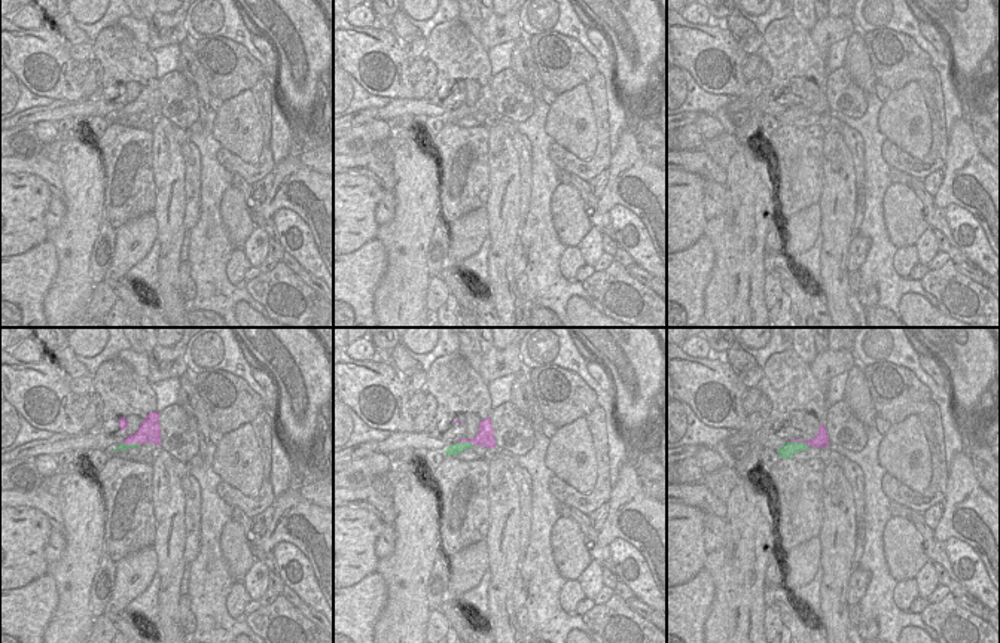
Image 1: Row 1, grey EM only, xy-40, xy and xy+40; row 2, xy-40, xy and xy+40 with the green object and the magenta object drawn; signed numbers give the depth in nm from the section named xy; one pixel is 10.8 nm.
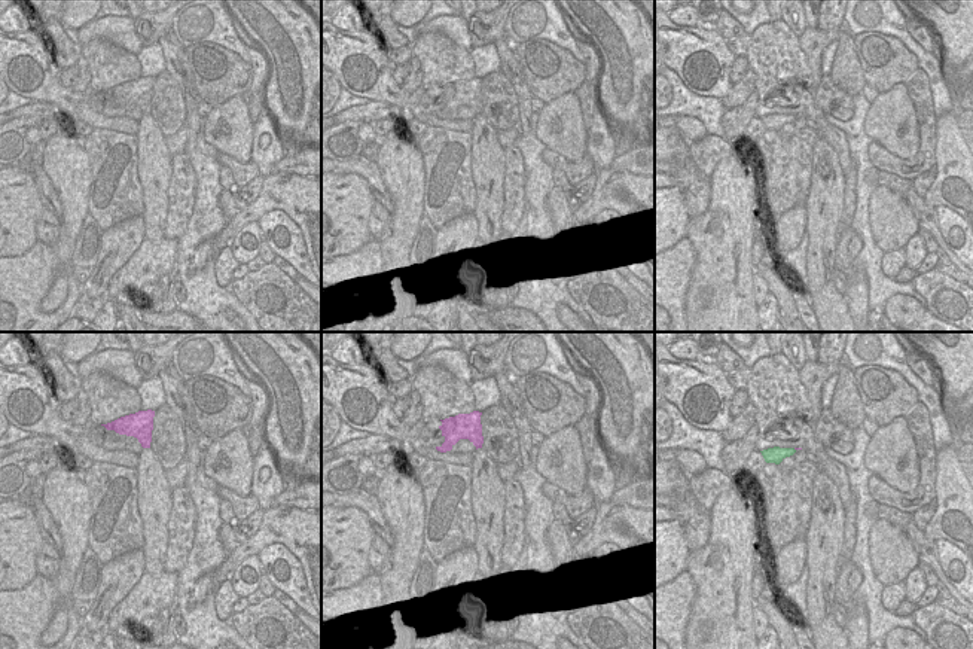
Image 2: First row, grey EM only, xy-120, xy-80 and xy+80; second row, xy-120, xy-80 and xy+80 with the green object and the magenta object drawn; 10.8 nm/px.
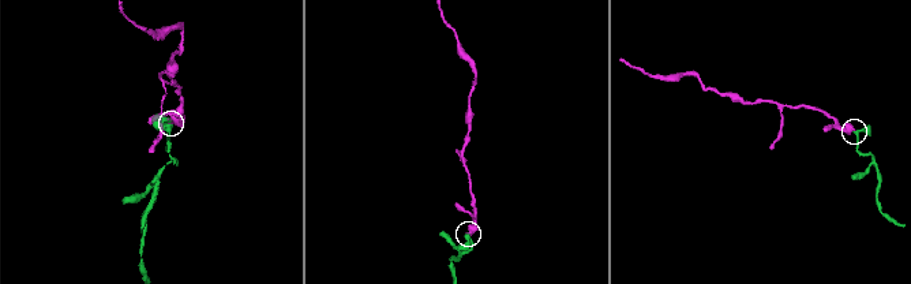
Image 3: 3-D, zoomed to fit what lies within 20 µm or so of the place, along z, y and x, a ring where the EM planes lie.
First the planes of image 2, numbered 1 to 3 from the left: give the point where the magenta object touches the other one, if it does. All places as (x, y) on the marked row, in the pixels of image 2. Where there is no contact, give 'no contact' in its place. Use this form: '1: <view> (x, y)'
1: no contact
2: no contact
3: no contact

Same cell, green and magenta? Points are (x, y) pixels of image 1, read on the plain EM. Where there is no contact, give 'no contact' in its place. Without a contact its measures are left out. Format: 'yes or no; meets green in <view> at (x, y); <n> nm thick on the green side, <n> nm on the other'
no; meets green in xy+40 at (799, 109); 160 nm thick on the green side, 160 nm on the other

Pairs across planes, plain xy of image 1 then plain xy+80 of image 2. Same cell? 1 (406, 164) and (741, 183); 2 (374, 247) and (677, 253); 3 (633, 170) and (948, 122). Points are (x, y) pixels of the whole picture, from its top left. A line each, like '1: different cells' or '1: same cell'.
1: same cell
2: same cell
3: same cell

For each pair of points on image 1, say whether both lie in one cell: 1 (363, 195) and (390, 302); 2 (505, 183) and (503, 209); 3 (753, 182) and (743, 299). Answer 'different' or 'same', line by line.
1: different
2: same
3: same

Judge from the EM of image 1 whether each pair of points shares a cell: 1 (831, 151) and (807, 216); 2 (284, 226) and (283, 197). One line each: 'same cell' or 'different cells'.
1: different cells
2: different cells

